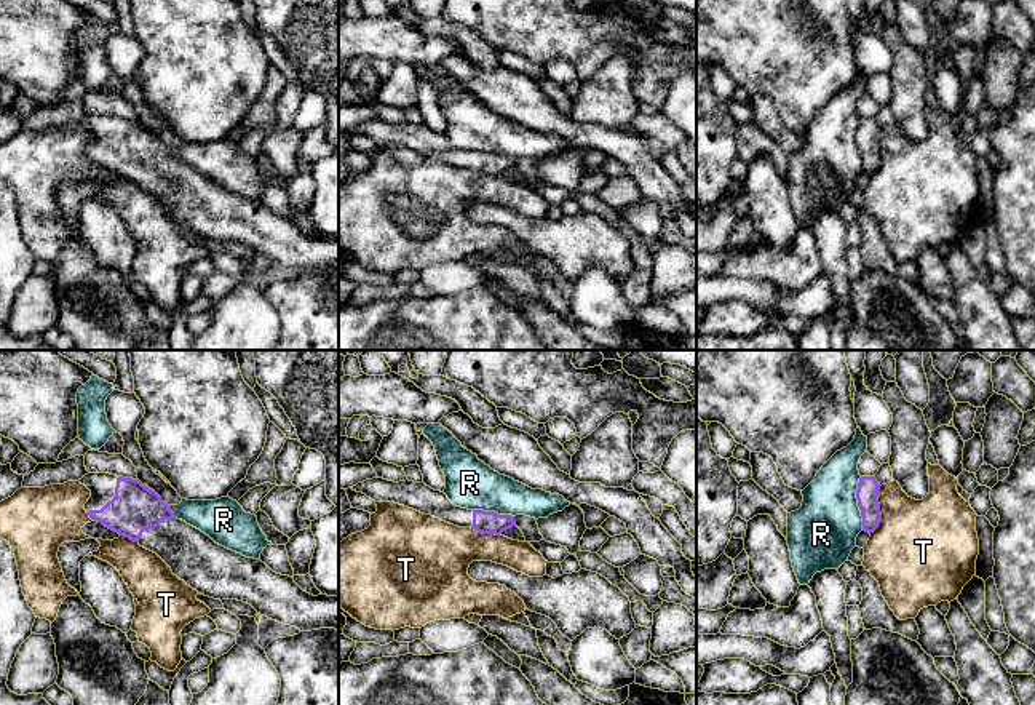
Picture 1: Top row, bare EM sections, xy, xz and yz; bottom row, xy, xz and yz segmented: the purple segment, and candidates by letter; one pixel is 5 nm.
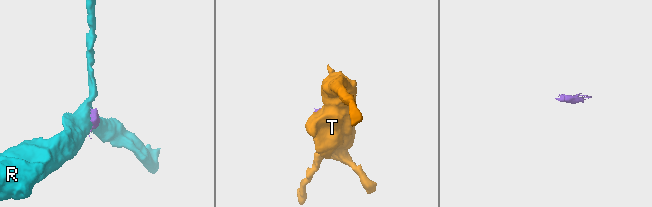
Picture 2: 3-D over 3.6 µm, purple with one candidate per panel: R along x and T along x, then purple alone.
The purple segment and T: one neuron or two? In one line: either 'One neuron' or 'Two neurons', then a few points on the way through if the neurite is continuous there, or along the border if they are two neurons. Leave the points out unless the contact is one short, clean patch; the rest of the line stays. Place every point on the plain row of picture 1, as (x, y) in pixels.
Two neurons

